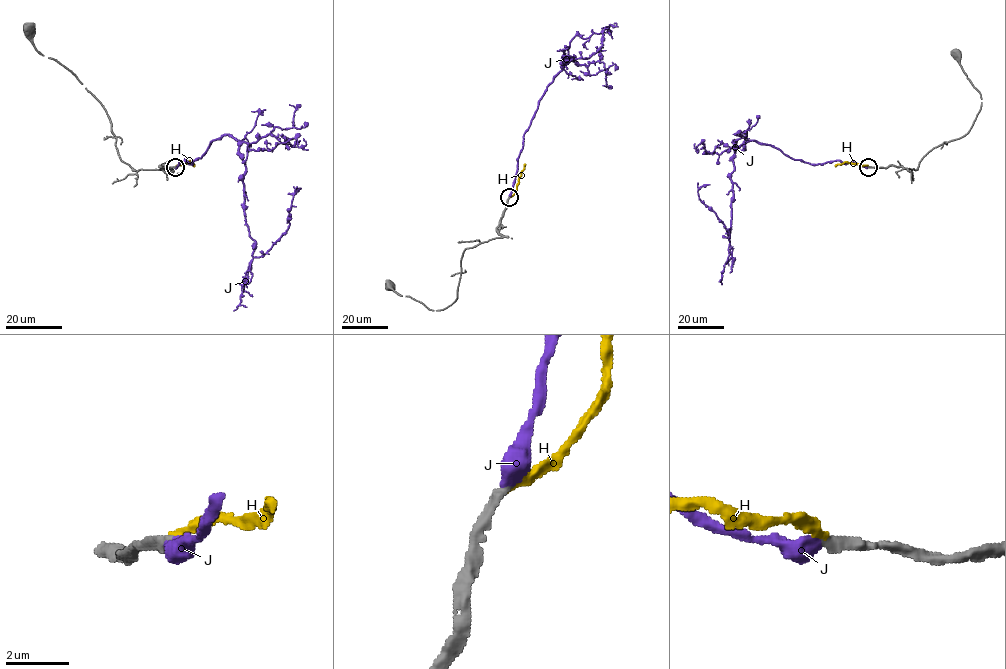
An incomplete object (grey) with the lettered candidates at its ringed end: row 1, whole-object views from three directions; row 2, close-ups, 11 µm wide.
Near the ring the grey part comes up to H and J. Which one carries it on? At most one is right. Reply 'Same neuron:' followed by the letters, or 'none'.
Same neuron: J

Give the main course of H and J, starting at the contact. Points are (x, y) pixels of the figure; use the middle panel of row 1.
H: (510, 197), (516, 189), (525, 164)
J: (509, 197), (523, 134), (546, 87), (565, 60), (587, 59), (603, 45), (605, 26), (612, 38)

